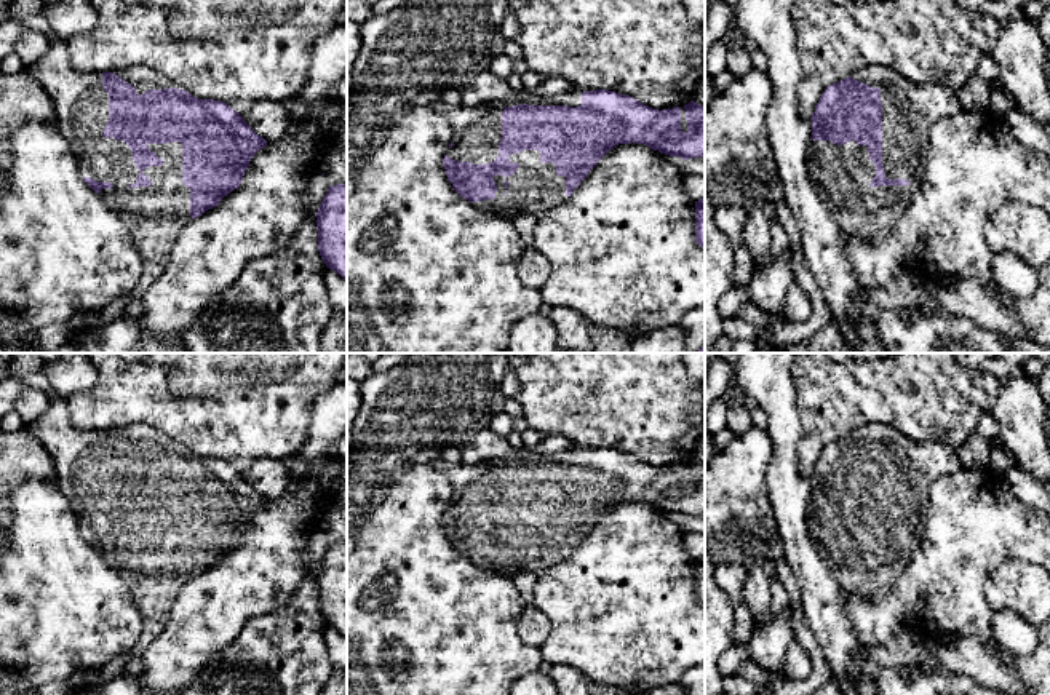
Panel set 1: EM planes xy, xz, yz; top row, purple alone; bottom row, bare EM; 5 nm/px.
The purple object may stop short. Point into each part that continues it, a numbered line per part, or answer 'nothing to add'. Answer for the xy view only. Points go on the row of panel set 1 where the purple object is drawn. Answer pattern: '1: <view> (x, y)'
1: xy (154, 214)

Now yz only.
1: yz (841, 174)

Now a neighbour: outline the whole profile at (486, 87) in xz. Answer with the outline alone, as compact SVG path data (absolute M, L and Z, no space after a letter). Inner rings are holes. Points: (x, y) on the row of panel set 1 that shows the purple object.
M486 70L478 73L467 86L460 88L462 105L478 107L508 97L513 89L505 78Z

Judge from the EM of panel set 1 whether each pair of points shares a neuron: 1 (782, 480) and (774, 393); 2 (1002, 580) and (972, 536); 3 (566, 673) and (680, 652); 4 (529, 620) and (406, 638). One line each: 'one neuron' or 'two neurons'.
1: one neuron
2: two neurons
3: two neurons
4: two neurons

